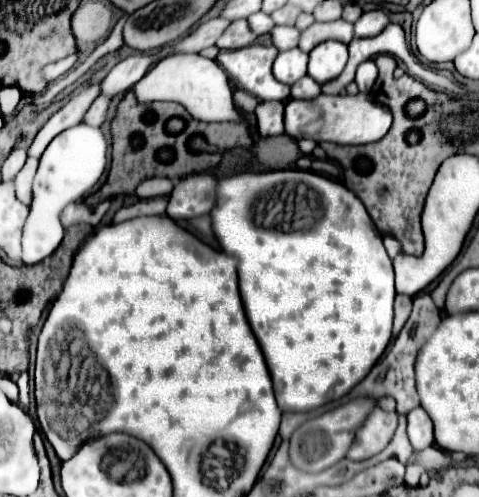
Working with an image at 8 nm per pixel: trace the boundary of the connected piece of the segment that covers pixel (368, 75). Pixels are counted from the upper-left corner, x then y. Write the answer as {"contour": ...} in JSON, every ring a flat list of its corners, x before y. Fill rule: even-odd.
{"contour":[[371,59,365,61,365,63,361,63,359,69,357,69,357,77,355,77,355,83,359,85,359,91,361,93,371,91,375,79,377,79,377,65]]}

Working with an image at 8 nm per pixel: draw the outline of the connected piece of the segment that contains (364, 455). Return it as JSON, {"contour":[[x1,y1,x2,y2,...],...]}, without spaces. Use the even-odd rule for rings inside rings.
{"contour":[[375,407,373,413,363,423,363,427,357,431,355,443,351,445,347,457,353,461,363,461,377,455,393,439,395,427,397,427,397,413,389,413]]}

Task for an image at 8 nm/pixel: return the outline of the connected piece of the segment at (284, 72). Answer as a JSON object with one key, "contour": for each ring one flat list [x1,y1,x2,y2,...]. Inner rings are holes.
{"contour":[[299,47,283,51,277,55,273,63,273,75,277,81,291,85,299,81,303,75,307,75,307,53,299,51]]}

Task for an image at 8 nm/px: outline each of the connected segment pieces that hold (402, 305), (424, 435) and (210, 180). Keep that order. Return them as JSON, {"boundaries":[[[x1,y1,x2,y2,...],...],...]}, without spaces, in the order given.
{"boundaries":[[[397,295,397,297,395,297,393,335,397,335,397,333,403,329,405,321,409,319,409,315,411,315,411,303,413,303,413,297,409,297,409,295]],[[417,407,407,415,407,433,409,433,409,441,415,451,421,451,435,443,433,441,433,421,423,407]],[[193,173,183,177,169,195,167,215,175,221,205,215,215,205,217,177,211,173]]]}

